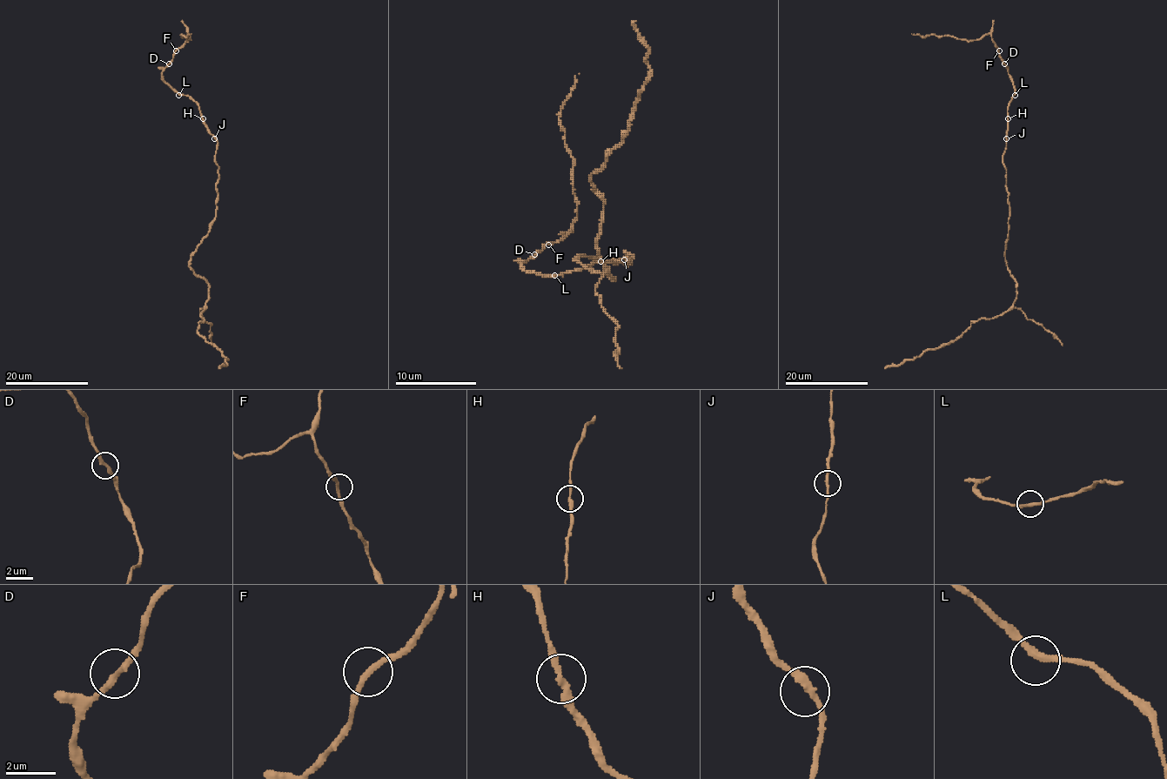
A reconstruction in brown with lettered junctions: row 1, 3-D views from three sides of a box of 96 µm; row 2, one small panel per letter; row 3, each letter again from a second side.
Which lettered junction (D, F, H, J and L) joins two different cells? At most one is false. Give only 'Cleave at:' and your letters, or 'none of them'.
Cleave at: none of them

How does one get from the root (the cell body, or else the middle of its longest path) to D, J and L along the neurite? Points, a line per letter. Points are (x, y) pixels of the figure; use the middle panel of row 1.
D: (630, 263), (632, 257), (626, 252), (630, 258), (597, 260), (559, 275), (536, 275), (522, 266), (534, 254)
J: (630, 263), (627, 258), (632, 257), (627, 252), (626, 254), (630, 258), (624, 258)
L: (630, 263), (627, 258), (632, 257), (626, 252), (630, 258), (597, 260), (581, 269), (554, 275)

